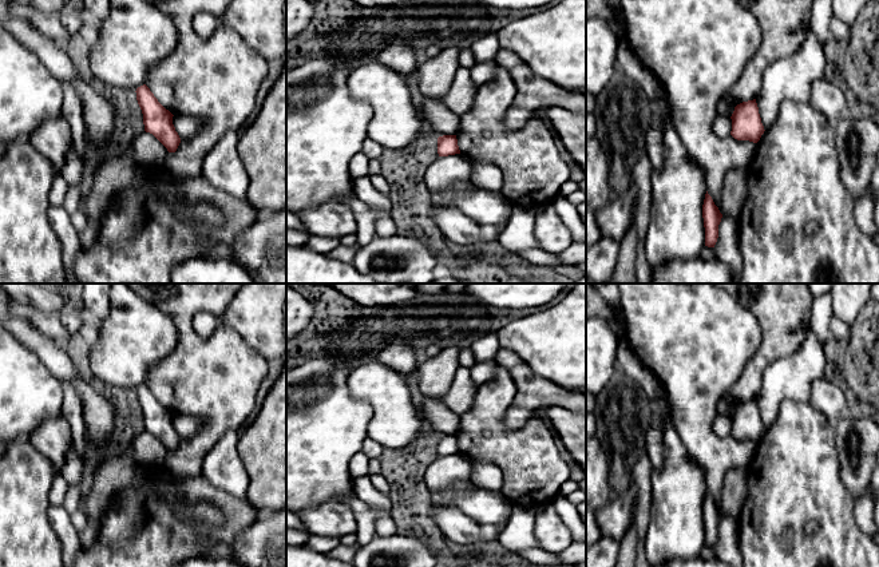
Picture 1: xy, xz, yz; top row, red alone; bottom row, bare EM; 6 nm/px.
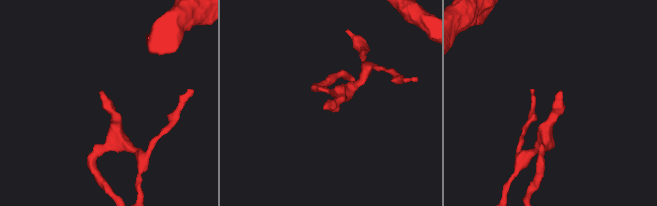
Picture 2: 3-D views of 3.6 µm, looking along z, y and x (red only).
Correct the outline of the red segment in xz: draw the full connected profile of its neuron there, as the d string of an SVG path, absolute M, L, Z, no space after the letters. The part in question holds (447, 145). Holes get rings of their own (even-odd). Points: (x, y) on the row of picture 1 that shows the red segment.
M456 135L439 136L437 138L437 154L439 156L460 154Z

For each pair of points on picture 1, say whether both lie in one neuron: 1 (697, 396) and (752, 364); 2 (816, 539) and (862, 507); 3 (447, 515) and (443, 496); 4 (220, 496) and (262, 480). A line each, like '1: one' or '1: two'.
1: two
2: two
3: two
4: two

